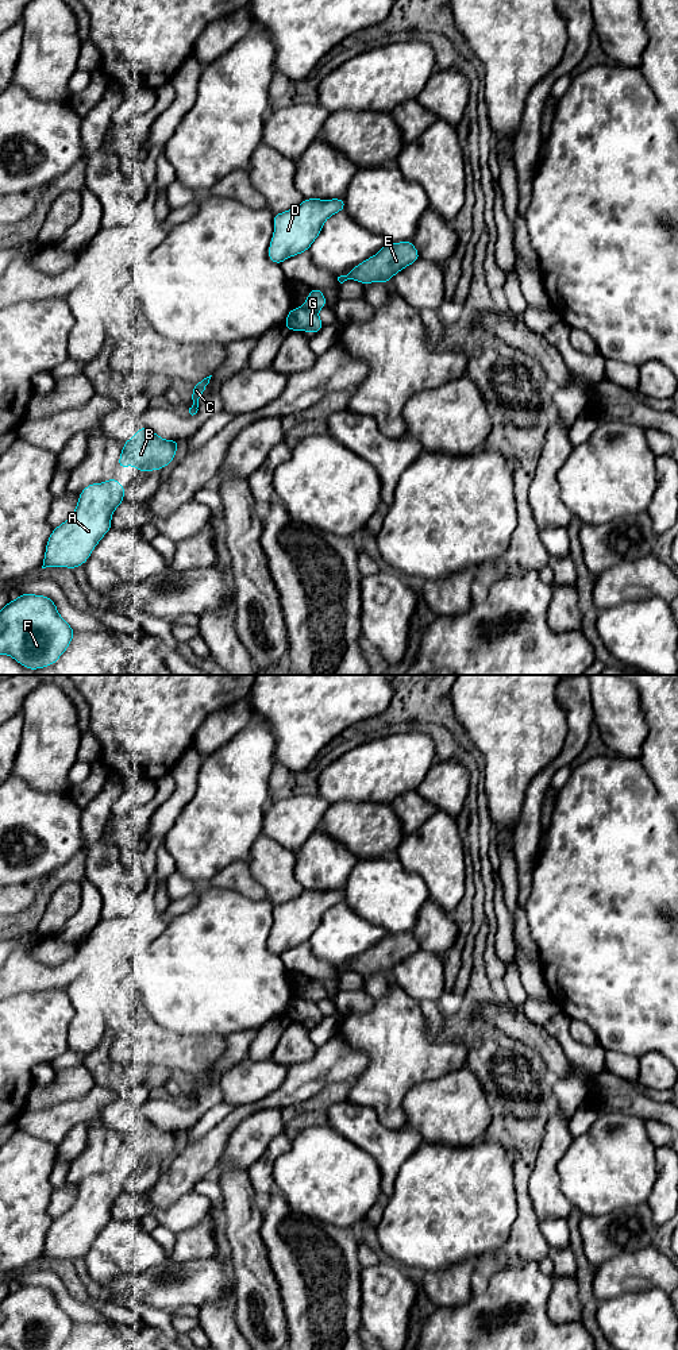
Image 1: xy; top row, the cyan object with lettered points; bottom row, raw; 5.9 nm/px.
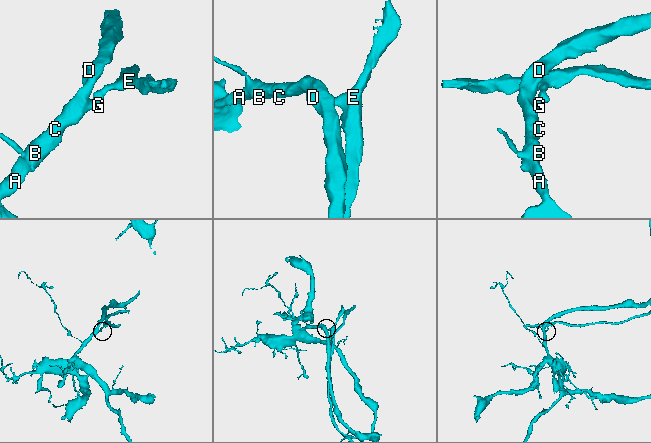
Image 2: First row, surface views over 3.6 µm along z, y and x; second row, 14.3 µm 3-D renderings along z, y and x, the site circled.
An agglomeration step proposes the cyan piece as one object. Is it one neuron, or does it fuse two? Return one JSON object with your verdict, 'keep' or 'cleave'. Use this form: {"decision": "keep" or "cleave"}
{"decision": "cleave"}

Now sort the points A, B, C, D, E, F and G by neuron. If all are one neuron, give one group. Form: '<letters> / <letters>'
A B C D F G / E

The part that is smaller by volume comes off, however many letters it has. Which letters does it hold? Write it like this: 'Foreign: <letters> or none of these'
Foreign: E

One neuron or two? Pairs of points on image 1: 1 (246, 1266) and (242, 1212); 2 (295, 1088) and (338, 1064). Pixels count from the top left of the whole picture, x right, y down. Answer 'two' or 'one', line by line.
1: one
2: one

